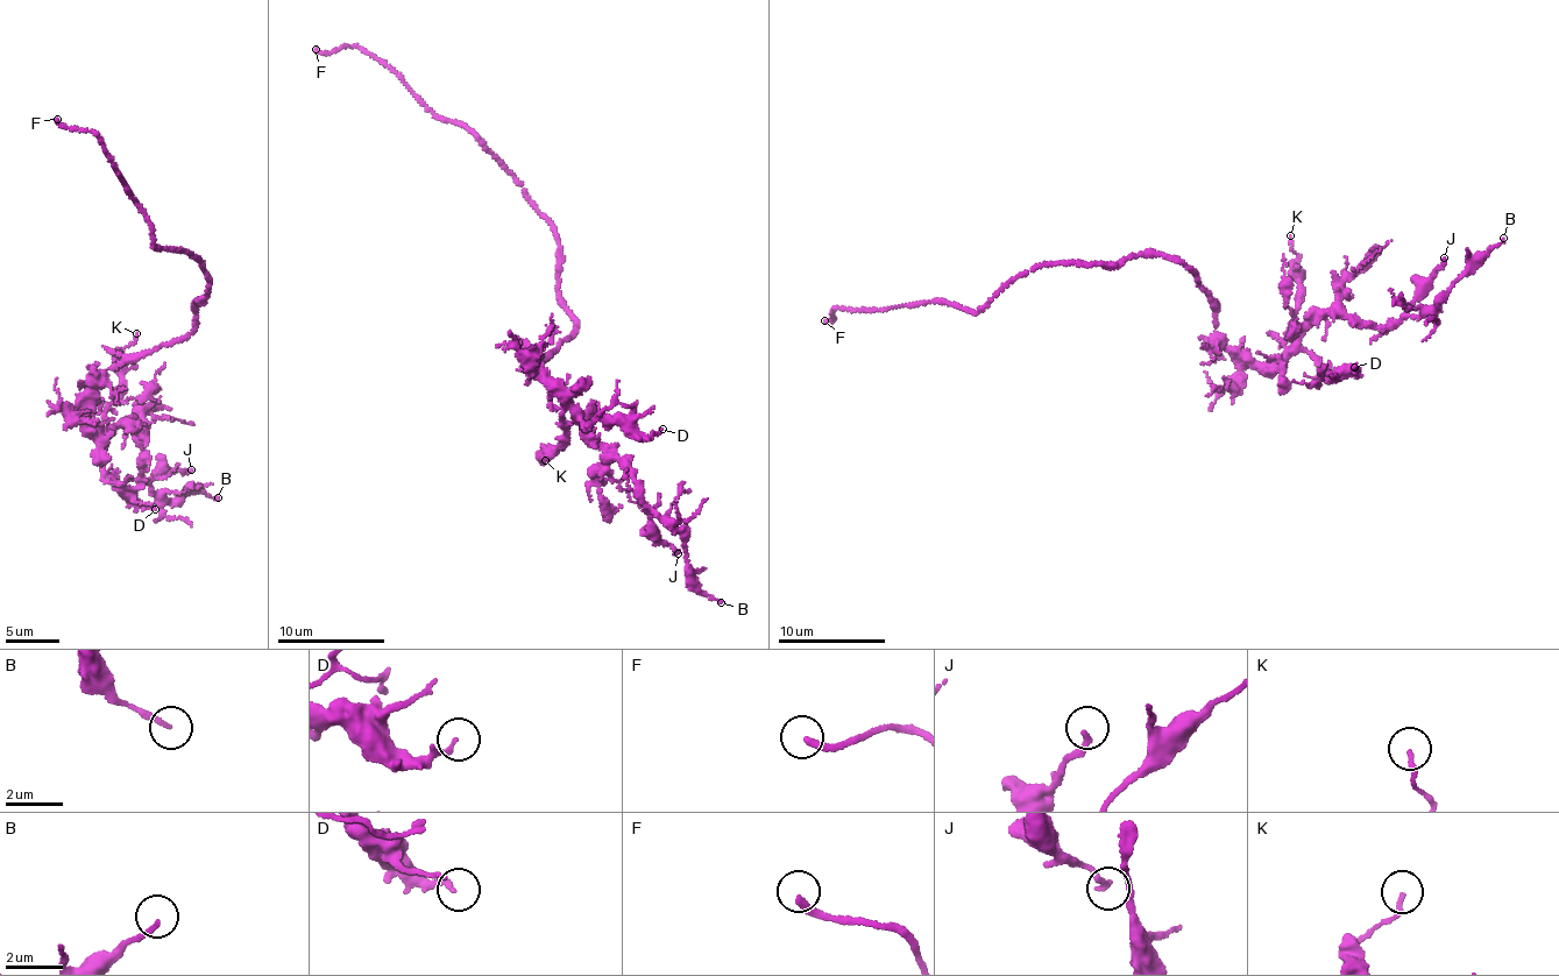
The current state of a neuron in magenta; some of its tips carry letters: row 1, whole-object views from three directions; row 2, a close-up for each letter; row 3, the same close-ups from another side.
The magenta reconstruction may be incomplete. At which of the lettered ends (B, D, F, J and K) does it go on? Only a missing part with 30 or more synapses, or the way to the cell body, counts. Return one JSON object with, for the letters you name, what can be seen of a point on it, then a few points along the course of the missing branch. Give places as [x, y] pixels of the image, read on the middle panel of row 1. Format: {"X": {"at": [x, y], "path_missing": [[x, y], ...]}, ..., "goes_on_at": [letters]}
{"F": {"at": [316, 49]}, "goes_on_at": ["F"]}

